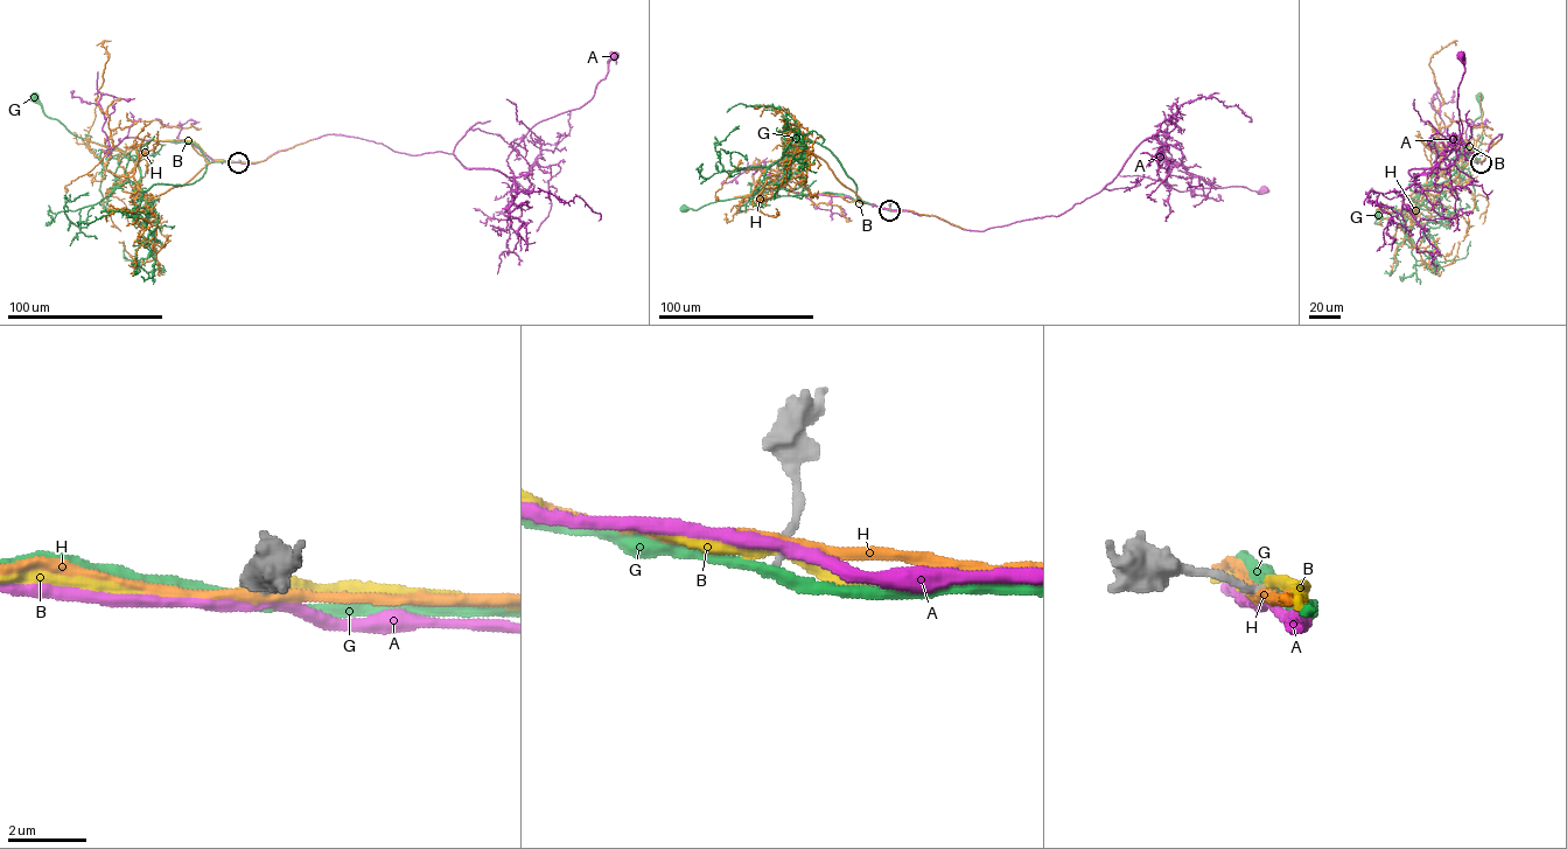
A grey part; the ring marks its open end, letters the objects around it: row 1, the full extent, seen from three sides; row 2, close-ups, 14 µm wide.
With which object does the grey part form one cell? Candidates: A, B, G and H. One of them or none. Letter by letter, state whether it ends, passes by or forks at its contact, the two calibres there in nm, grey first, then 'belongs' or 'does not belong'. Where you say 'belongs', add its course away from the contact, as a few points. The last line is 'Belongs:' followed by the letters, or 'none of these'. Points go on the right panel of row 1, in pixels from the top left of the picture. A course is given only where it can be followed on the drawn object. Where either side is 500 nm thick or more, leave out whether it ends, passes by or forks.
A: it passes by; calibres 240 and 320 nm; does not belong
B: it passes by; calibres 240 and 280 nm; does not belong
G: it passes by; calibres 190 and 280 nm; does not belong
H: it passes by; calibres 240 and 280 nm; does not belong
Belongs: none of these

